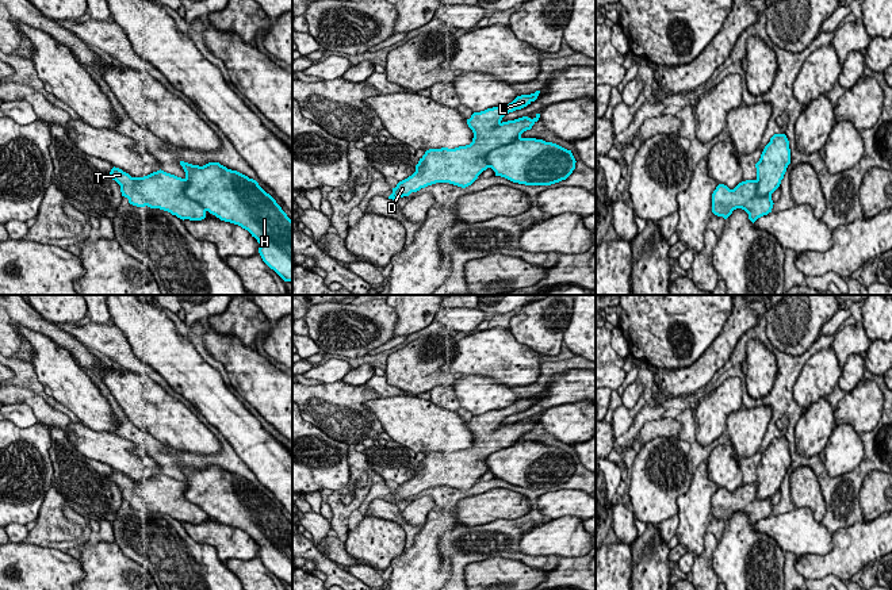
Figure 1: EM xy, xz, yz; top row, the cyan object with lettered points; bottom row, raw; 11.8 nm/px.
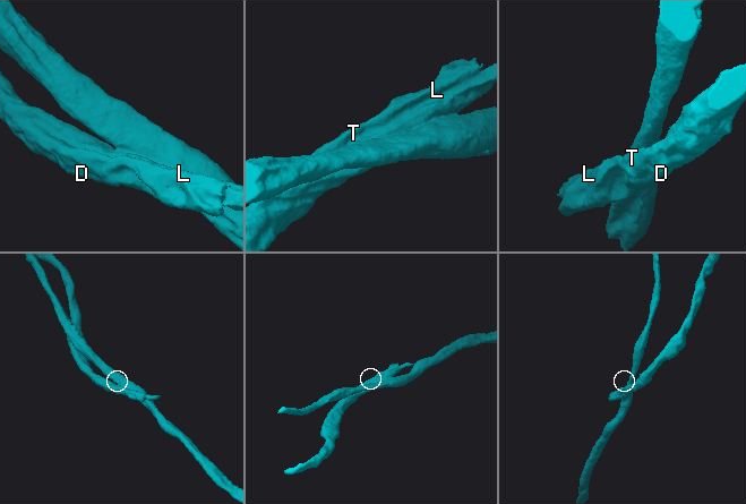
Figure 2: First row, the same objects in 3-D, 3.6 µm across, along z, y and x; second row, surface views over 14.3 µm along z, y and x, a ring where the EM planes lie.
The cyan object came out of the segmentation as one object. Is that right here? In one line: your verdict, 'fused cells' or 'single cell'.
fused cells

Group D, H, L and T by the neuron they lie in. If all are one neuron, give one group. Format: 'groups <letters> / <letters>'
groups D L T / H

